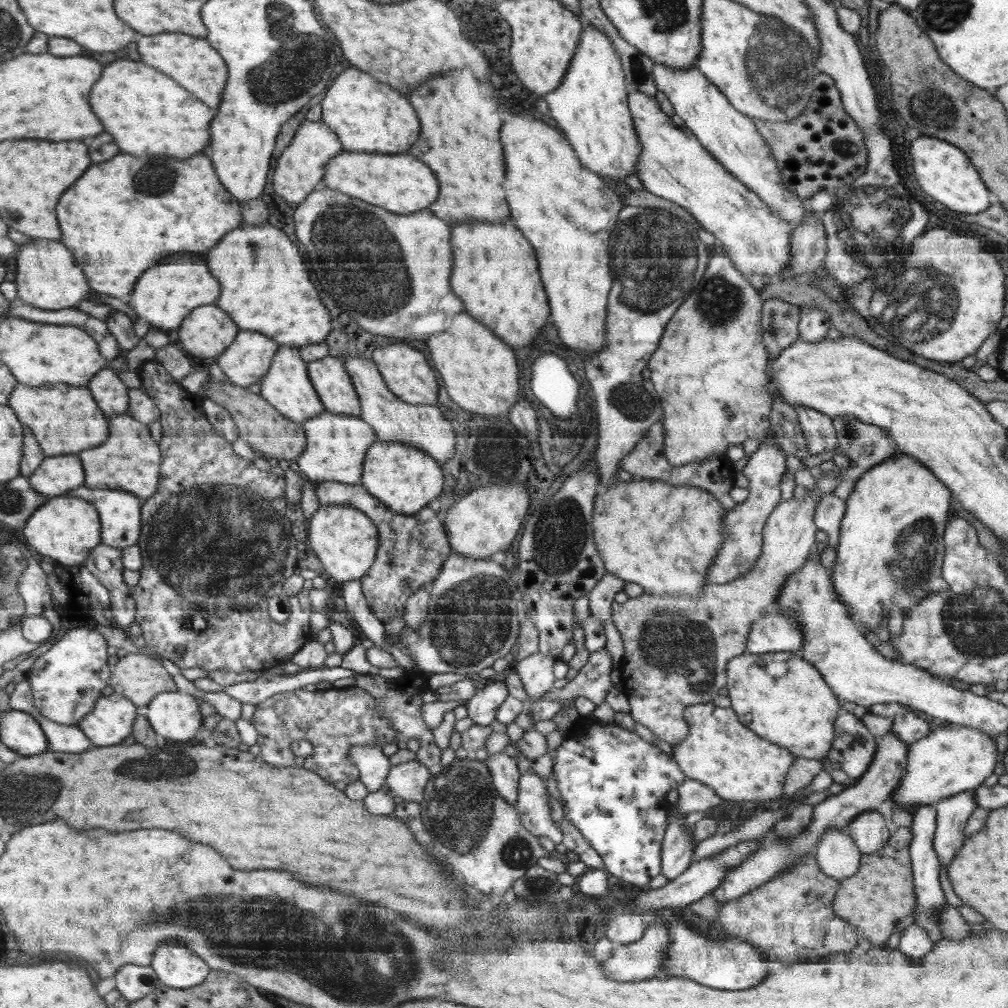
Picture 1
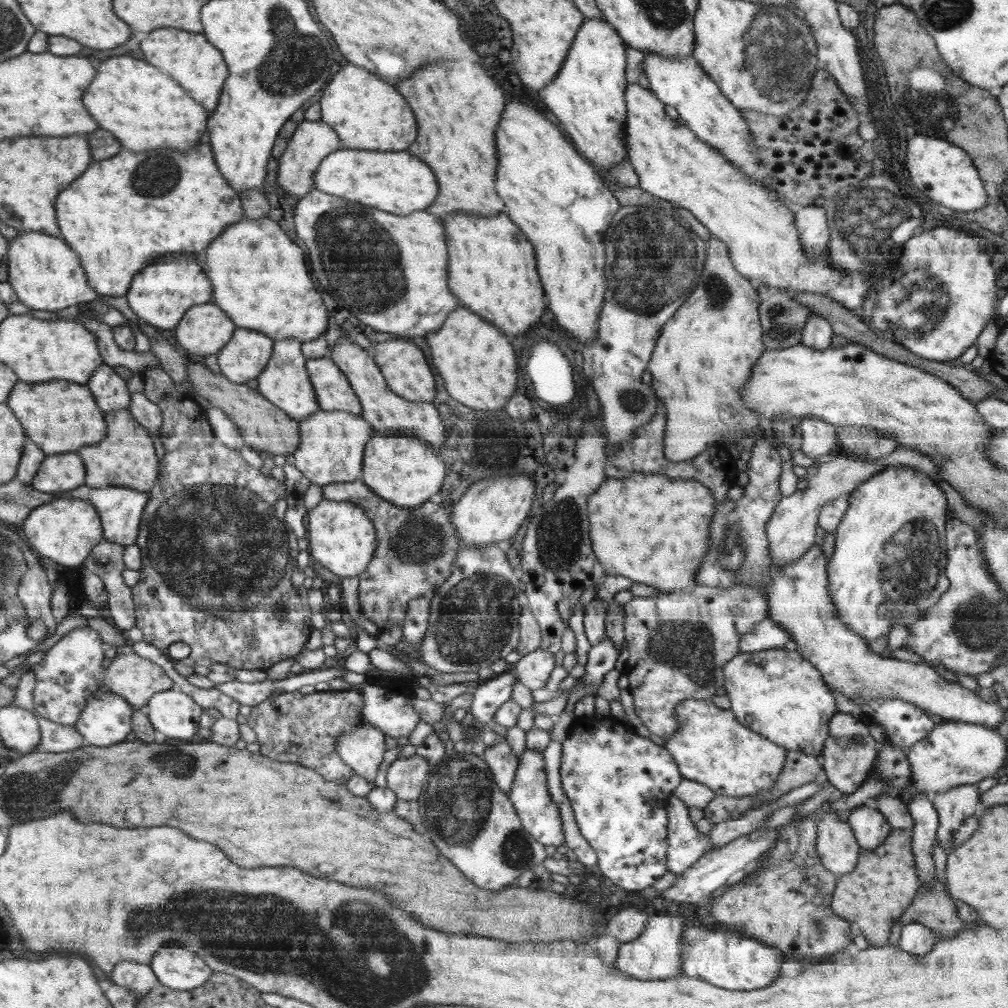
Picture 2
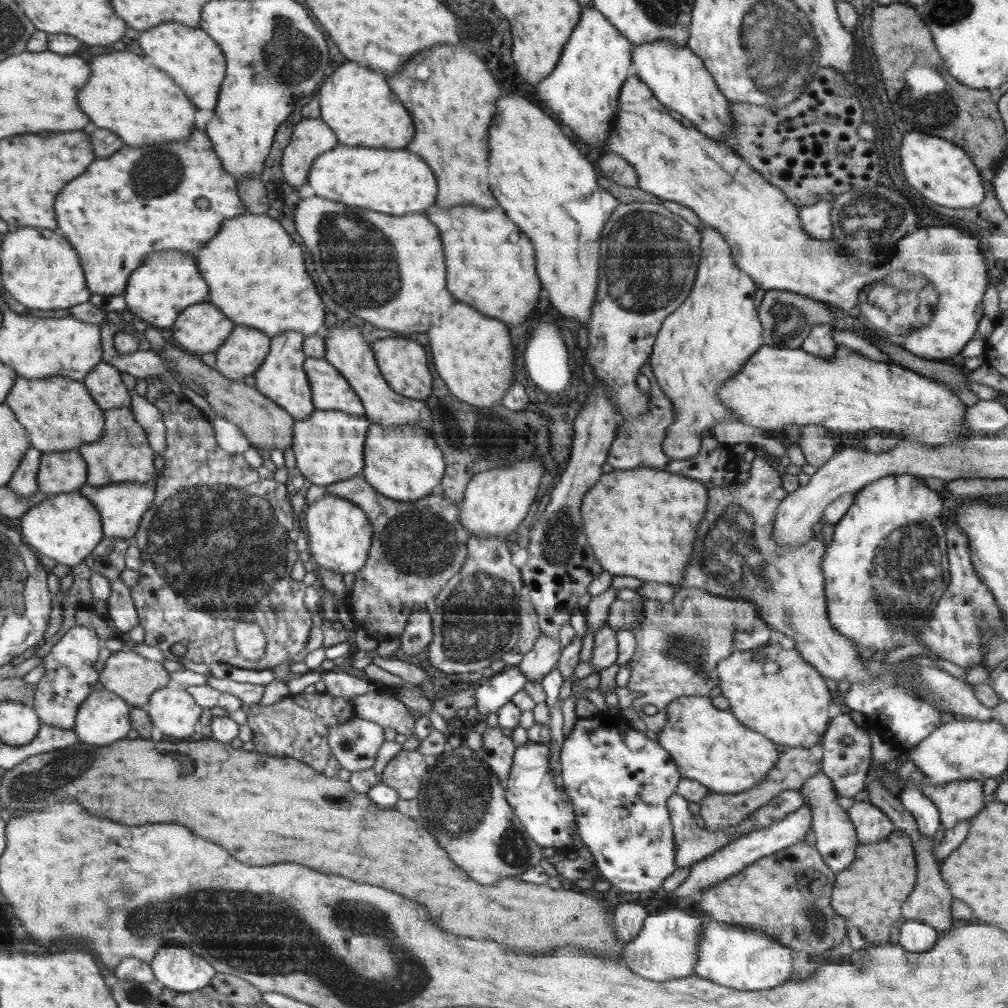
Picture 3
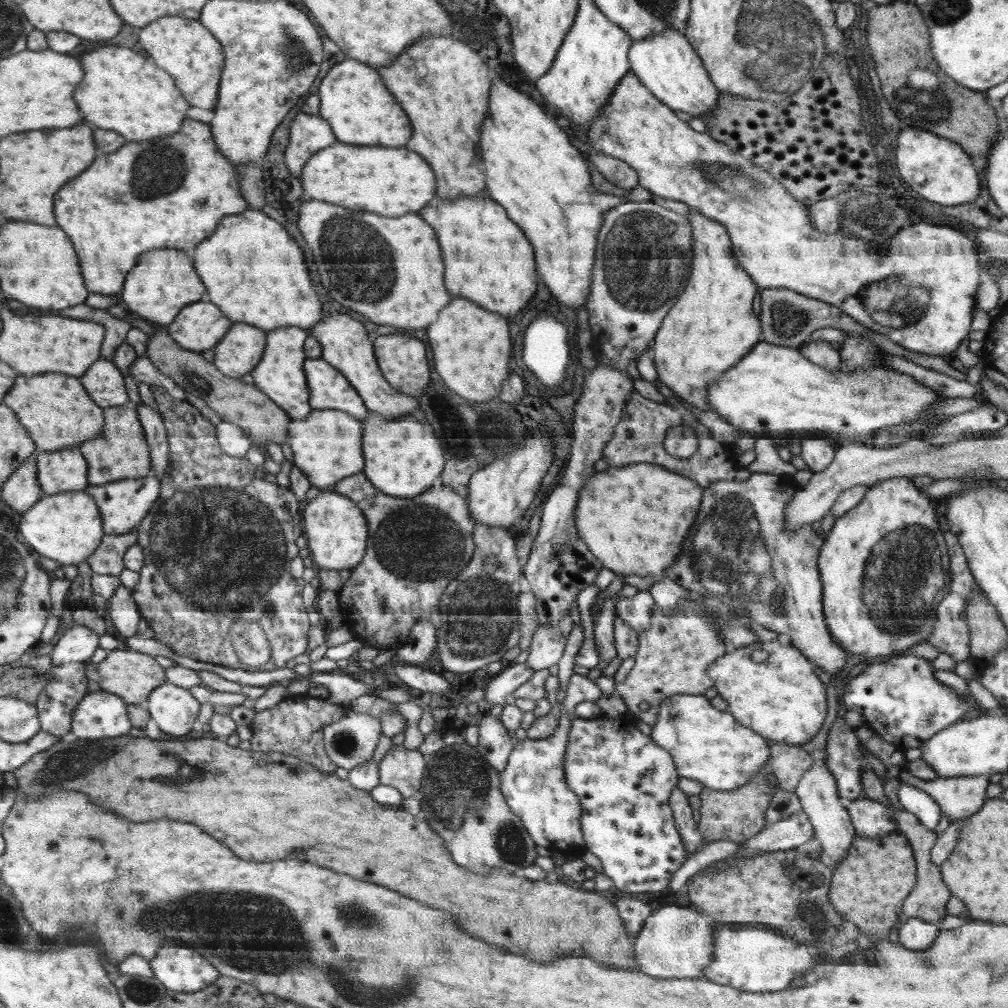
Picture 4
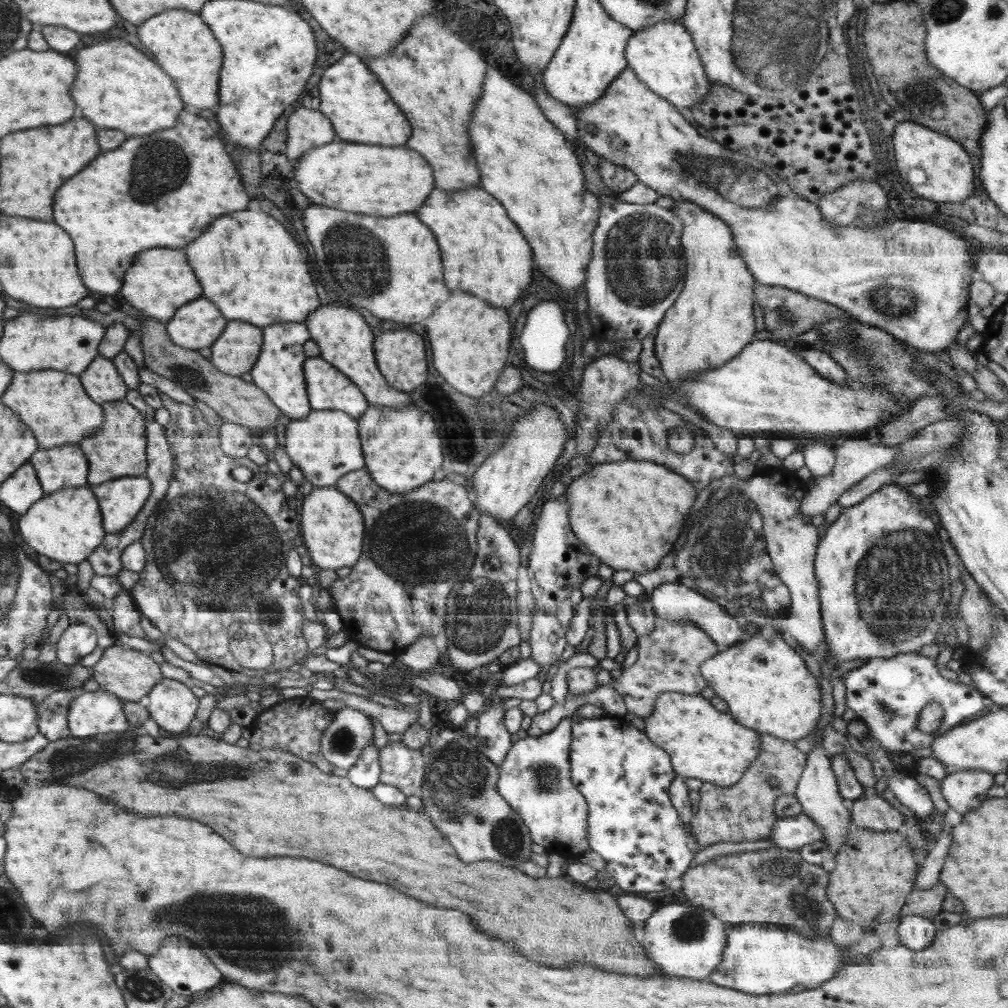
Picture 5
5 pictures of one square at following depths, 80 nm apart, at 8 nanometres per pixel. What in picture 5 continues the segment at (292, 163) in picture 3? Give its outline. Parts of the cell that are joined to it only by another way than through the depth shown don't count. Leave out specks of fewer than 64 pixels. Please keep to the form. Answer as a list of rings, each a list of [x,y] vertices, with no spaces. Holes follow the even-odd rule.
[[[300,105],[296,107],[293,113],[288,117],[287,147],[285,150],[287,159],[293,163],[295,167],[296,162],[303,154],[307,154],[309,150],[318,146],[334,141],[334,136],[336,136],[336,134],[334,134],[333,124],[327,115],[324,115],[320,110],[307,109]]]

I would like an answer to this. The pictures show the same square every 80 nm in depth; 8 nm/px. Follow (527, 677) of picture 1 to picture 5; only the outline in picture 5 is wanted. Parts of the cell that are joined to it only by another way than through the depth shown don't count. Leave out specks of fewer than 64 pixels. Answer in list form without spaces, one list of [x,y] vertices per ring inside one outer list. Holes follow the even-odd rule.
[[[536,607],[528,640],[531,646],[531,659],[542,667],[543,664],[554,664],[566,648],[567,638],[564,638],[564,629],[556,616],[546,614]]]

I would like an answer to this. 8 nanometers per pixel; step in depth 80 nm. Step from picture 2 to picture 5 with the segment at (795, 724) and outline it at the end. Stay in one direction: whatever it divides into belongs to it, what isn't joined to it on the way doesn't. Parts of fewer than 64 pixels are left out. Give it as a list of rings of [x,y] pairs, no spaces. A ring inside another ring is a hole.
[[[760,634],[731,646],[700,666],[709,687],[726,702],[727,712],[744,726],[787,742],[808,736],[820,720],[820,682],[780,636],[764,639]]]

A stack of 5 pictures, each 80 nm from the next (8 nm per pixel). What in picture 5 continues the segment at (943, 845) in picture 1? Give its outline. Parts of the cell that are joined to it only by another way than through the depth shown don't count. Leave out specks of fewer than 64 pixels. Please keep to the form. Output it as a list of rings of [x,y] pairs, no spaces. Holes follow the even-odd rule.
[[[976,769],[956,771],[941,781],[942,796],[962,817],[983,805],[995,785],[992,773]]]

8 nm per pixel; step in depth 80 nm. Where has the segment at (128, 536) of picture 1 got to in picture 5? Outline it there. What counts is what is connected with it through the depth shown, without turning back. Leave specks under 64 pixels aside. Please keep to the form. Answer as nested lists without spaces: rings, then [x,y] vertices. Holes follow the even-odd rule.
[[[142,476],[120,477],[99,485],[88,485],[99,499],[106,534],[127,528],[151,498],[151,479]]]

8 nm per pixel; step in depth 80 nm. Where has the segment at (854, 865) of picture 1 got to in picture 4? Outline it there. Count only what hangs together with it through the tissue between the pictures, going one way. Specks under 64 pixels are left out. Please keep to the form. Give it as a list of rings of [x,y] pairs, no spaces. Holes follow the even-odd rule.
[[[812,760],[810,770],[804,773],[794,791],[799,798],[802,811],[813,826],[816,840],[820,842],[821,854],[832,860],[832,869],[847,857],[850,845],[855,837],[855,828],[851,824],[848,810],[840,803],[836,778],[828,771],[825,761]]]

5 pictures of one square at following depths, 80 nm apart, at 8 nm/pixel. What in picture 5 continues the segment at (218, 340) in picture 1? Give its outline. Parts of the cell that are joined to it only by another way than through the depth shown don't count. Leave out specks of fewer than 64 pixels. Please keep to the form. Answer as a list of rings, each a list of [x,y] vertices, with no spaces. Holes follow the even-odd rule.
[[[198,298],[184,305],[184,310],[165,323],[167,335],[178,347],[200,350],[212,346],[226,330],[226,318],[218,312],[214,302]]]

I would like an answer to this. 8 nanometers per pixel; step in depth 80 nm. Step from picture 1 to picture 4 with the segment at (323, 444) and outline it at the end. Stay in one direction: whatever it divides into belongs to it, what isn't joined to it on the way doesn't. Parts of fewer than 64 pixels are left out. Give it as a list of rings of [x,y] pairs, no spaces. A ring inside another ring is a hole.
[[[335,409],[314,410],[308,418],[294,419],[290,424],[287,441],[294,455],[294,466],[301,470],[312,485],[323,490],[366,468],[363,421],[347,412]]]

